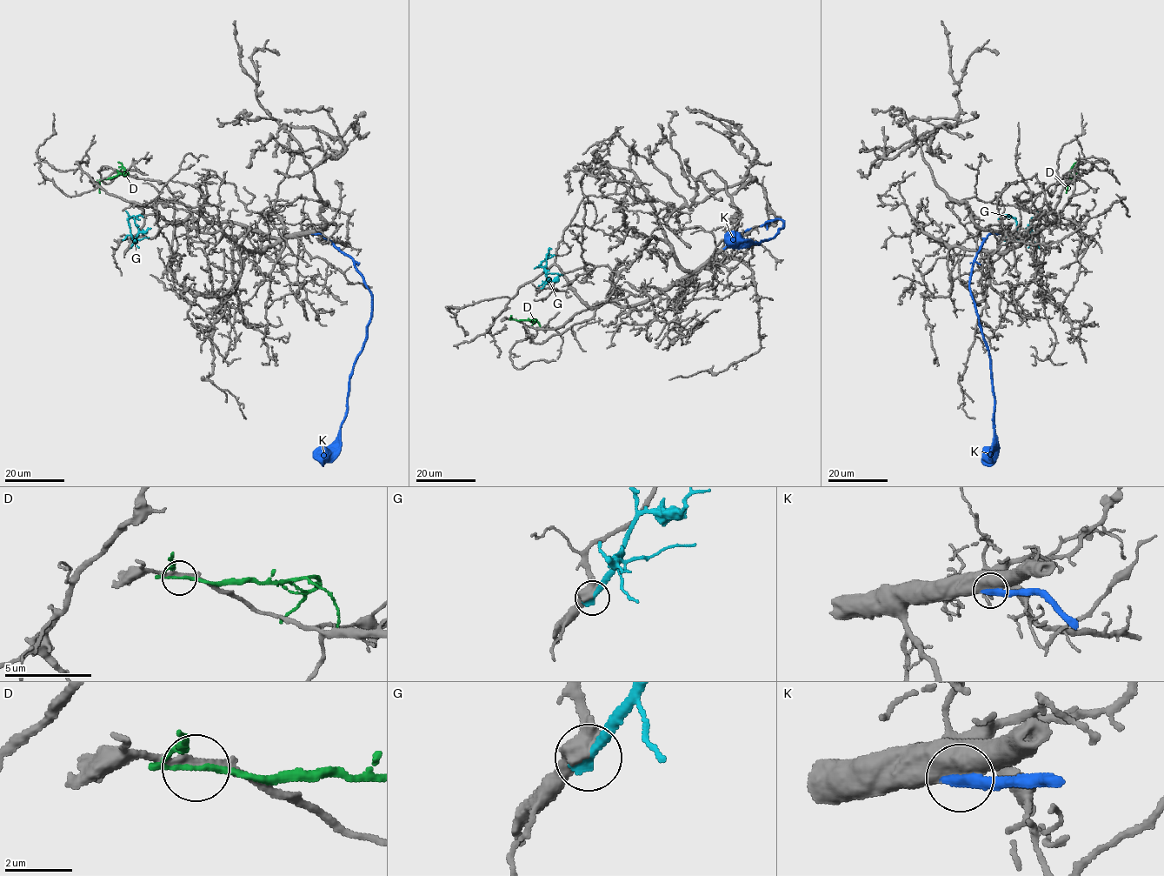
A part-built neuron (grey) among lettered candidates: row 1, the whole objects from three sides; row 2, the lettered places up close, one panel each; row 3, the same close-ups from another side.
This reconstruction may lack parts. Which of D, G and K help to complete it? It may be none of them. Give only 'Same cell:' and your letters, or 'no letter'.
Same cell: K

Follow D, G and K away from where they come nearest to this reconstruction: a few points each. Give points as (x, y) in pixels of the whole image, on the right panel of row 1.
D: (1070, 180), (1071, 168), (1077, 162)
G: (1038, 247), (1030, 239), (1017, 237), (1017, 223), (1012, 216), (1000, 220)
K: (998, 233), (990, 233), (977, 252), (969, 279), (990, 358), (994, 397), (995, 447), (983, 459)

